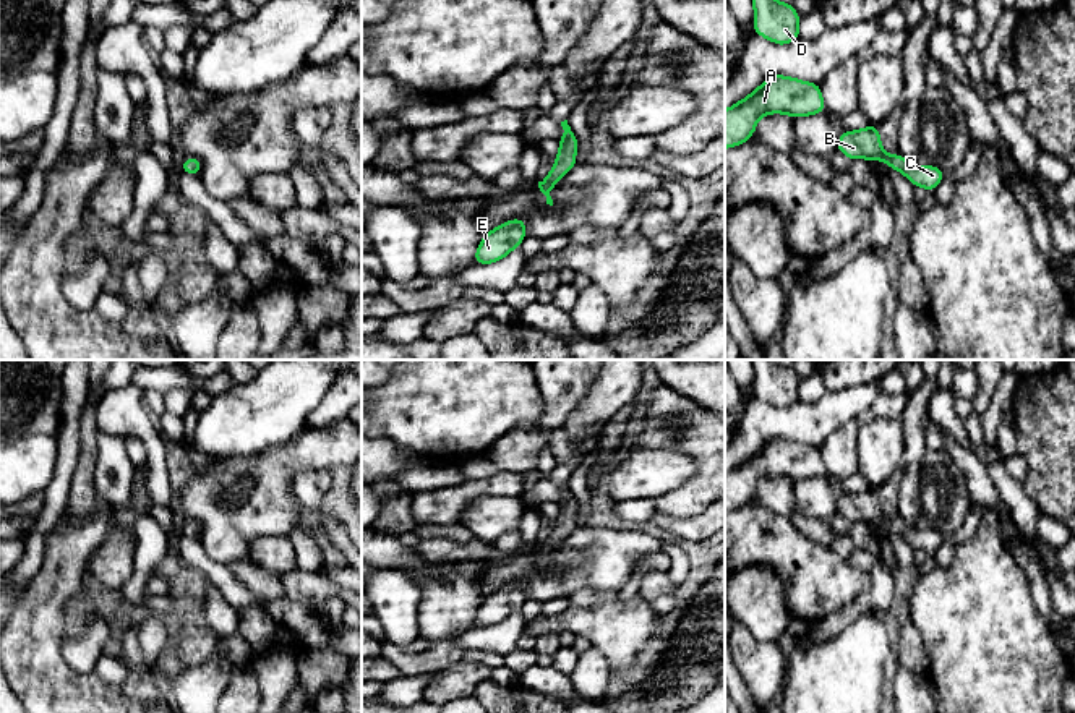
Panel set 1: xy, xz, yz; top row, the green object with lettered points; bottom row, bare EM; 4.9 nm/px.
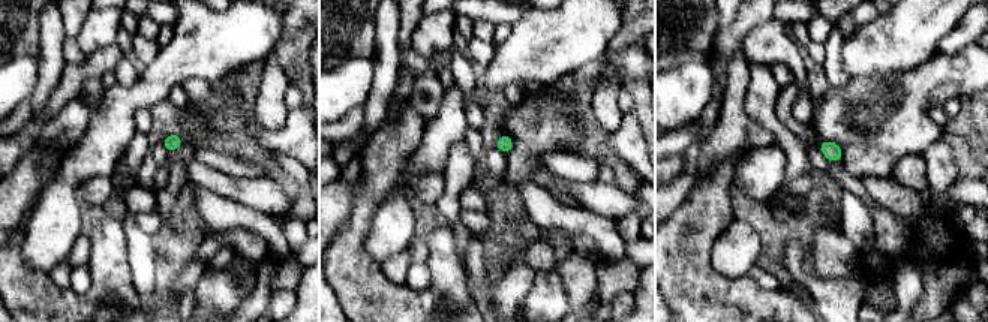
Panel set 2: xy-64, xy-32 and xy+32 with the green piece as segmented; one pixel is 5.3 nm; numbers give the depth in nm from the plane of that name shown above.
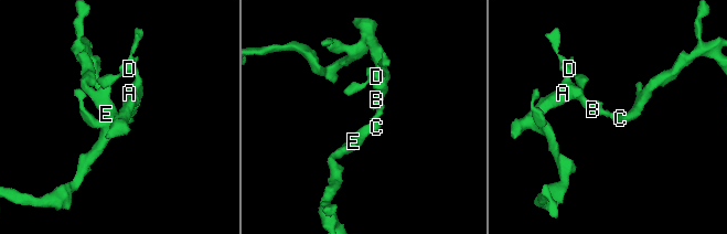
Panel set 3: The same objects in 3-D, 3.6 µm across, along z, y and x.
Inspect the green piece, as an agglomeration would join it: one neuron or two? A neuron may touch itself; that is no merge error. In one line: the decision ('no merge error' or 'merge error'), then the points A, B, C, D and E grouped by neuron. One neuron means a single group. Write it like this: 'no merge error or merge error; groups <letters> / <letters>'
no merge error; groups A B C D E

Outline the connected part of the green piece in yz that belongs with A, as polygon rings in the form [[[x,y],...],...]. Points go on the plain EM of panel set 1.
[[[783,438],[769,439],[747,460],[725,473],[725,512],[751,502],[757,483],[765,476],[786,476],[799,481],[825,473],[820,447]]]

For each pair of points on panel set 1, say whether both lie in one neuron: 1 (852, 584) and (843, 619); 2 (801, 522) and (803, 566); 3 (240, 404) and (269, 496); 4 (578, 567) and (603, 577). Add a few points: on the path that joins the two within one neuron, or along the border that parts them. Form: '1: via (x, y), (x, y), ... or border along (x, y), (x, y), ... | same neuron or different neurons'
1: border along (869, 574), (868, 585), (850, 603), (813, 623) | different neurons
2: border along (769, 511), (787, 516), (805, 535), (830, 550) | different neurons
3: border along (292, 438), (253, 454), (219, 457) | different neurons
4: via (584, 567), (597, 571) | same neuron

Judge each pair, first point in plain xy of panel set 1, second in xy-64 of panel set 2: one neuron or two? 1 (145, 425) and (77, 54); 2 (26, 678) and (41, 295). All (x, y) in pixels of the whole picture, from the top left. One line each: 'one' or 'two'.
1: two
2: one

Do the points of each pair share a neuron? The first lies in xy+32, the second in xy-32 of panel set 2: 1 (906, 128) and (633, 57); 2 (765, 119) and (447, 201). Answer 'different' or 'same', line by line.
1: same
2: same

